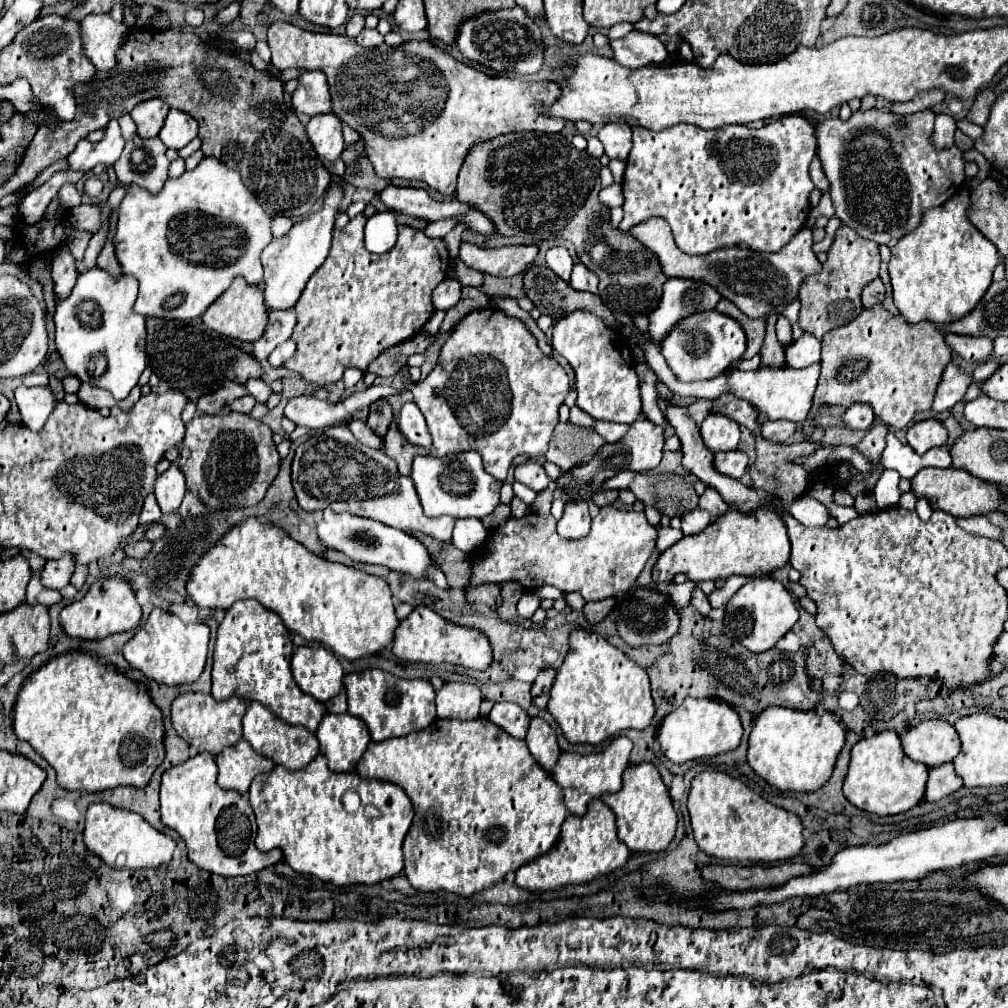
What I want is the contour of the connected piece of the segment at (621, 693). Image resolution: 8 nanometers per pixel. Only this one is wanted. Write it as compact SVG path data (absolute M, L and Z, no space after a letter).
M586 629L570 633L570 651L556 673L546 707L570 743L598 745L624 729L644 729L654 715L650 679L642 665L628 659L602 635Z

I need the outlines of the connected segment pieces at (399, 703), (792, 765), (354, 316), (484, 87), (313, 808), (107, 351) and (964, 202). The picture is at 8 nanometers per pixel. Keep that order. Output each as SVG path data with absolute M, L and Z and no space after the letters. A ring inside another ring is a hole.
M366 669L346 675L344 687L348 693L348 713L360 717L368 725L374 741L402 737L410 731L426 729L436 719L436 691L428 679L400 679L380 669Z
M766 707L754 719L748 737L748 765L780 791L816 791L830 779L836 757L844 747L844 735L840 719L830 711L818 715L816 711Z
M360 213L352 217L344 229L334 227L330 255L326 263L310 277L300 301L294 307L296 325L292 341L296 343L296 353L284 363L284 367L296 371L306 381L320 387L340 381L348 367L366 371L368 365L380 355L380 351L420 333L428 319L434 315L432 291L448 275L450 257L442 239L430 239L420 229L400 225L400 235L394 249L384 255L374 255L364 247L364 225L366 215Z
M274 21L270 23L268 27L268 45L272 49L272 65L276 69L288 69L288 67L300 67L300 69L318 69L326 75L328 79L328 87L330 87L330 95L332 95L332 113L336 113L346 125L350 125L354 131L360 133L362 141L364 141L364 149L366 149L366 157L372 161L374 165L374 171L378 177L382 179L394 179L394 177L404 177L404 179L420 179L424 183L428 183L430 189L442 193L442 195L448 195L448 193L454 193L456 187L456 179L458 179L458 173L460 173L460 167L470 151L472 145L476 143L482 143L482 141L488 141L496 135L504 135L504 133L516 133L516 131L544 131L544 133L558 133L562 131L564 127L564 119L550 119L550 117L544 117L544 115L538 115L536 111L536 103L542 101L546 105L554 103L554 99L558 99L558 83L554 81L536 81L536 79L530 79L530 77L520 77L520 75L514 75L514 73L508 73L508 75L488 75L484 71L476 71L474 67L462 63L462 61L456 61L450 53L446 53L446 49L430 43L430 41L418 41L418 39L412 39L412 41L404 41L402 45L398 47L390 47L386 43L378 45L378 47L370 47L370 49L364 49L360 47L354 39L350 39L348 35L332 35L332 33L312 33L312 31L306 31L306 29L300 29L288 21ZM402 95L414 95L414 107L404 107L404 99Z
M318 753L300 771L274 765L272 771L256 775L248 793L258 821L256 847L262 851L282 847L284 859L298 873L316 875L334 885L374 885L396 877L404 867L402 841L414 811L400 785L362 779L358 773L334 773Z
M94 267L82 271L78 281L70 293L70 297L56 305L56 349L66 363L66 369L76 375L82 383L90 383L92 387L106 389L114 395L116 401L124 399L130 389L138 383L146 367L146 319L134 313L134 301L138 295L138 281L132 275L110 275L108 271Z
M960 191L958 195L948 199L942 207L922 213L918 227L906 233L892 247L892 259L888 263L888 273L890 273L890 283L894 289L894 305L898 307L898 311L908 323L932 321L938 327L944 327L946 323L966 315L966 311L972 311L978 299L982 299L982 295L986 293L986 287L990 287L992 271L998 263L998 251L972 225L972 221L966 219L968 211L970 211L970 193Z

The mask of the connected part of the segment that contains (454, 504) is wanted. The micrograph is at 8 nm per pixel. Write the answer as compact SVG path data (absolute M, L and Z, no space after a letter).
M452 451L446 457L418 455L412 463L412 481L424 507L426 517L476 517L490 515L500 503L502 481L484 471L484 461L478 451Z

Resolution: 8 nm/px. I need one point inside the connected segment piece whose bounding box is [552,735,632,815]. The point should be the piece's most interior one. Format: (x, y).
(582, 777)

